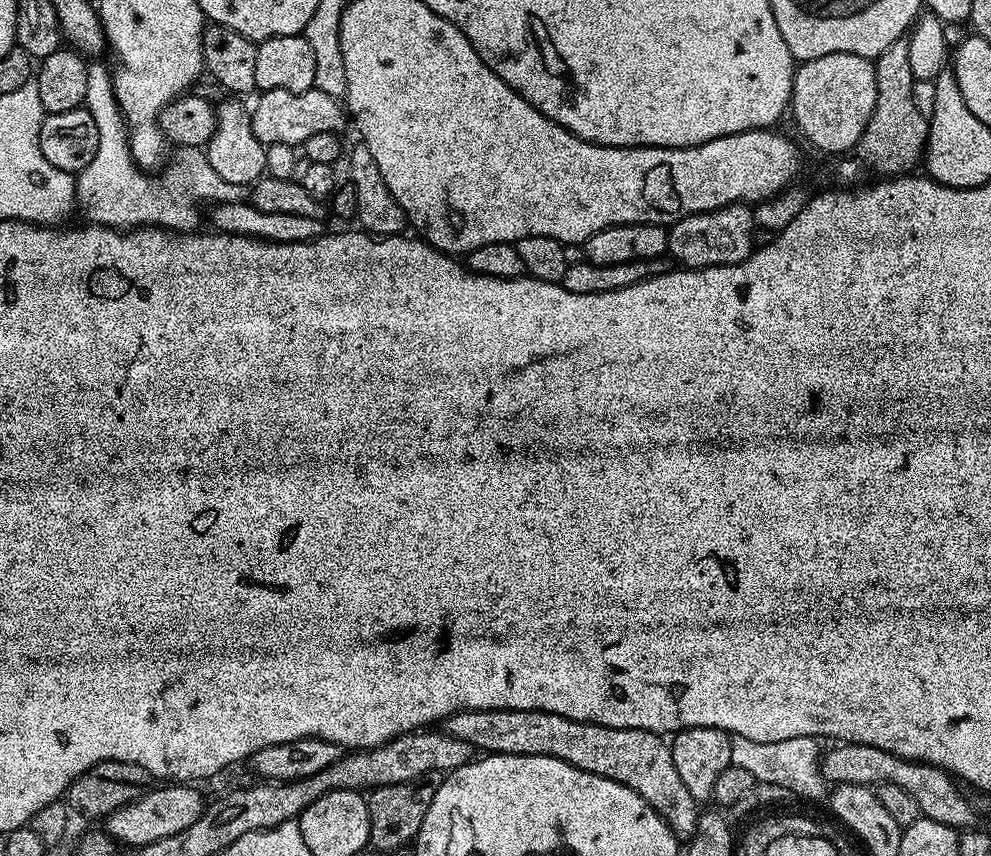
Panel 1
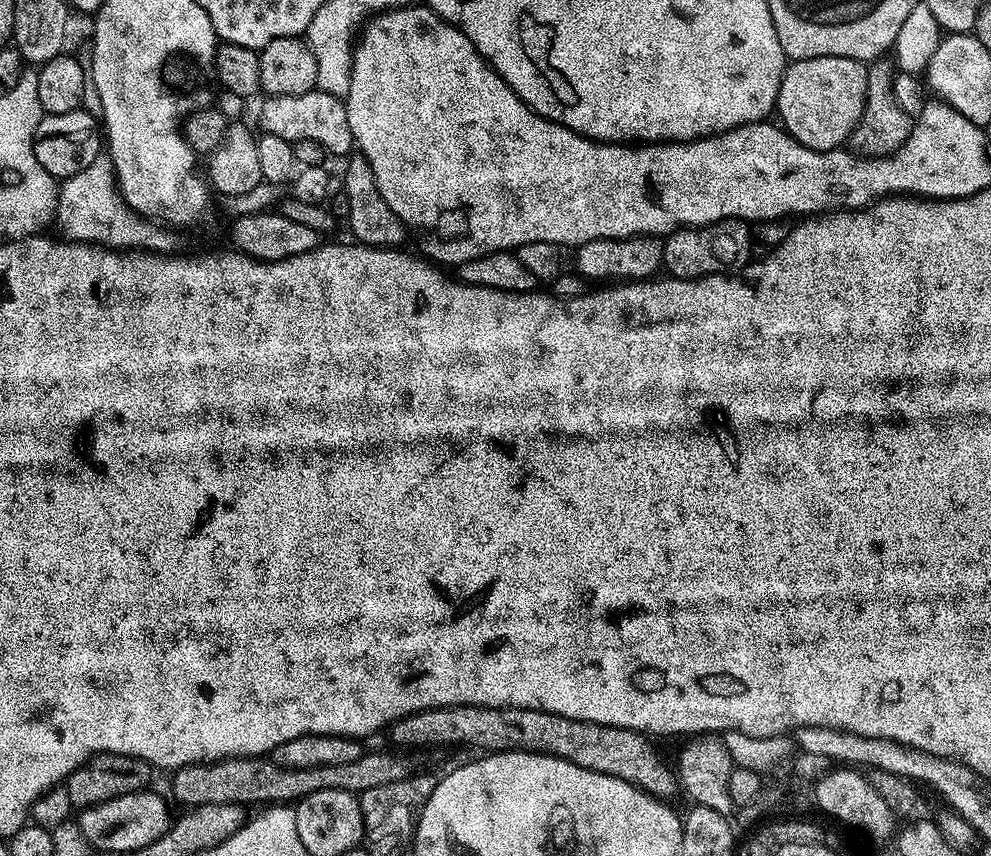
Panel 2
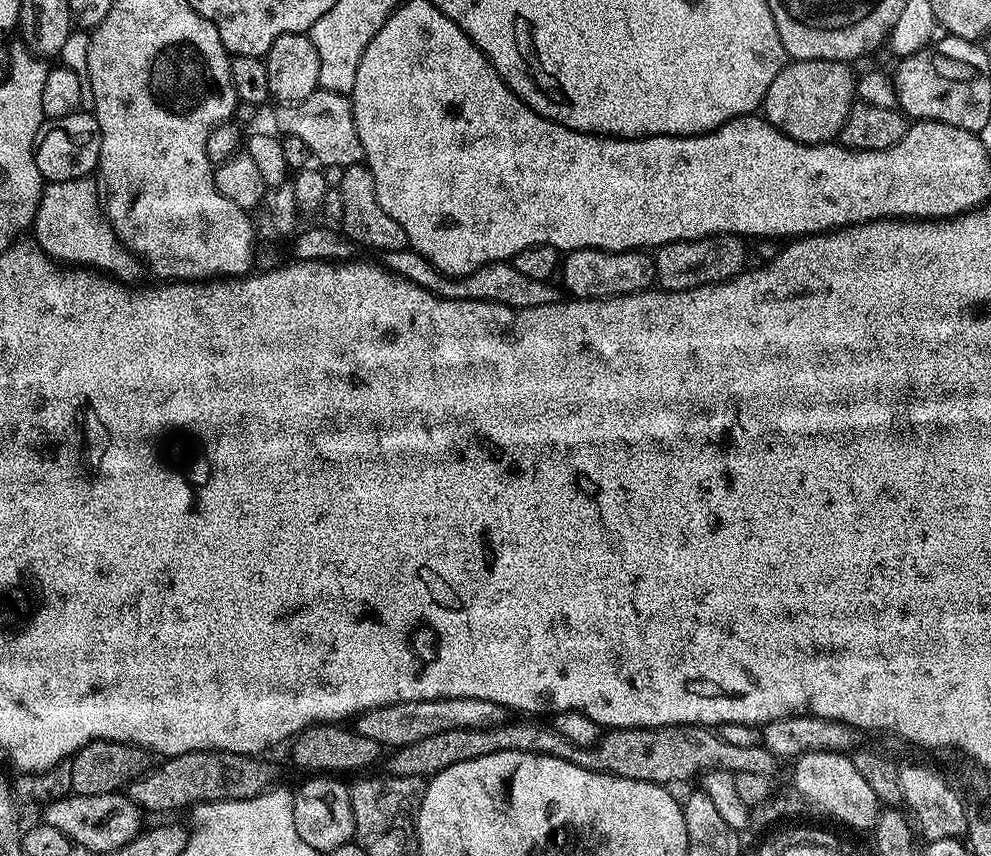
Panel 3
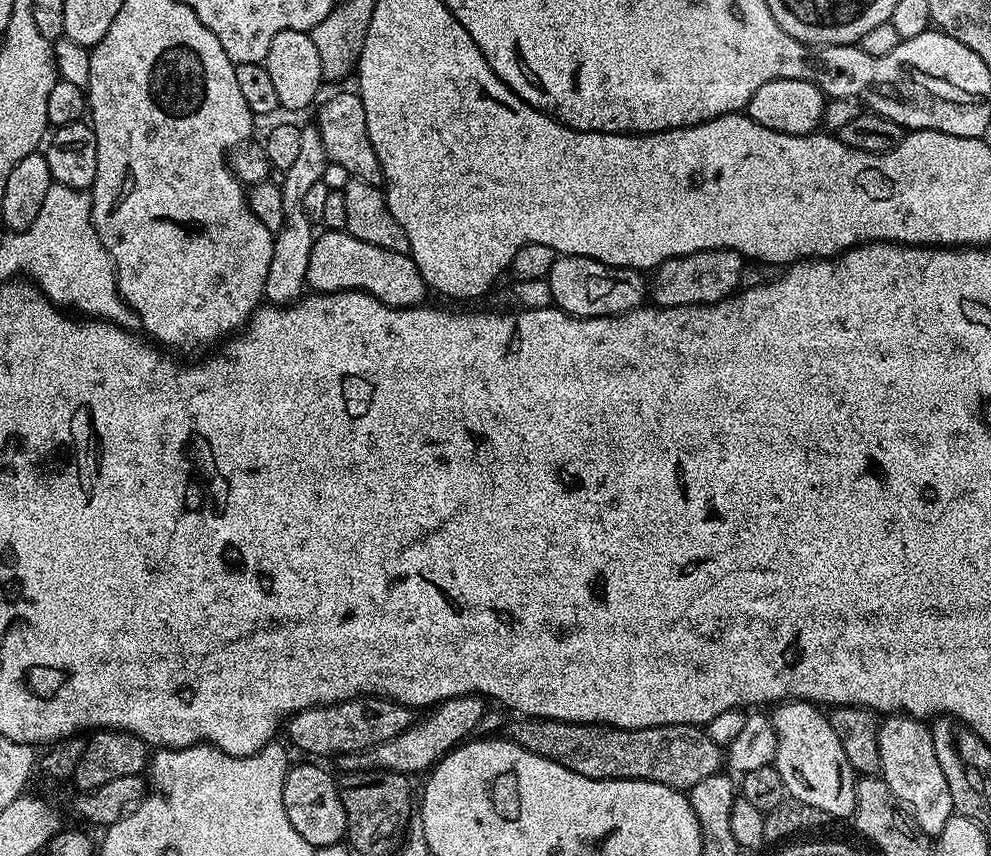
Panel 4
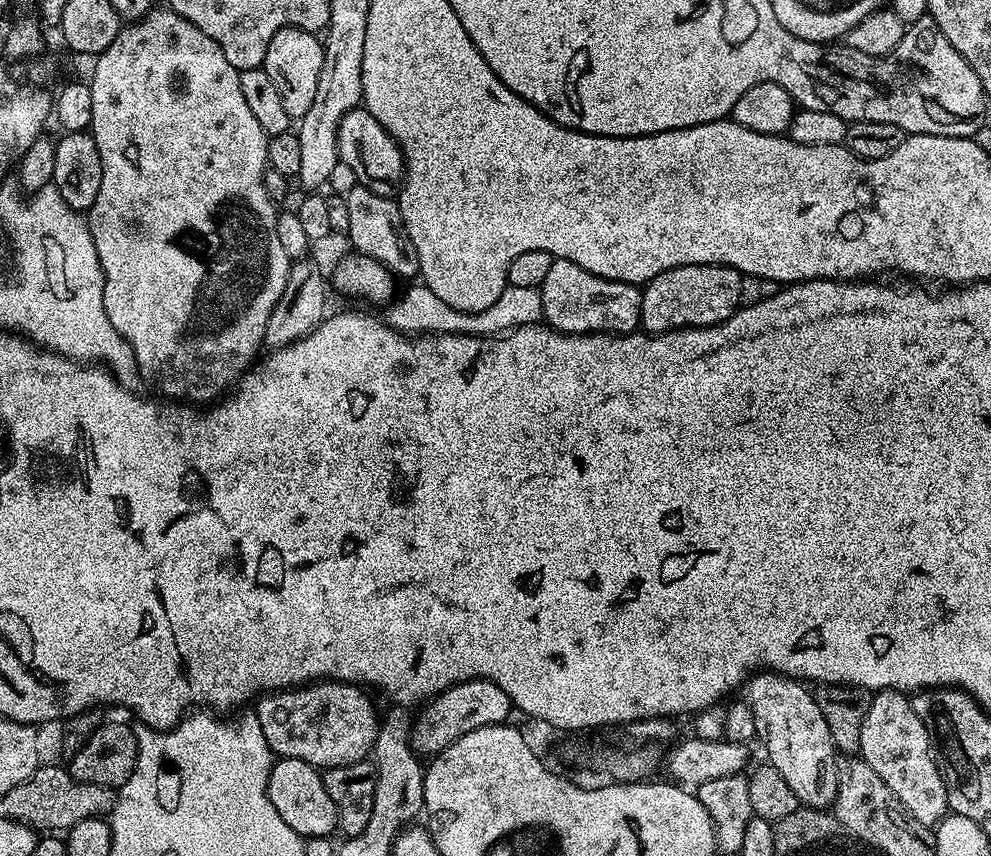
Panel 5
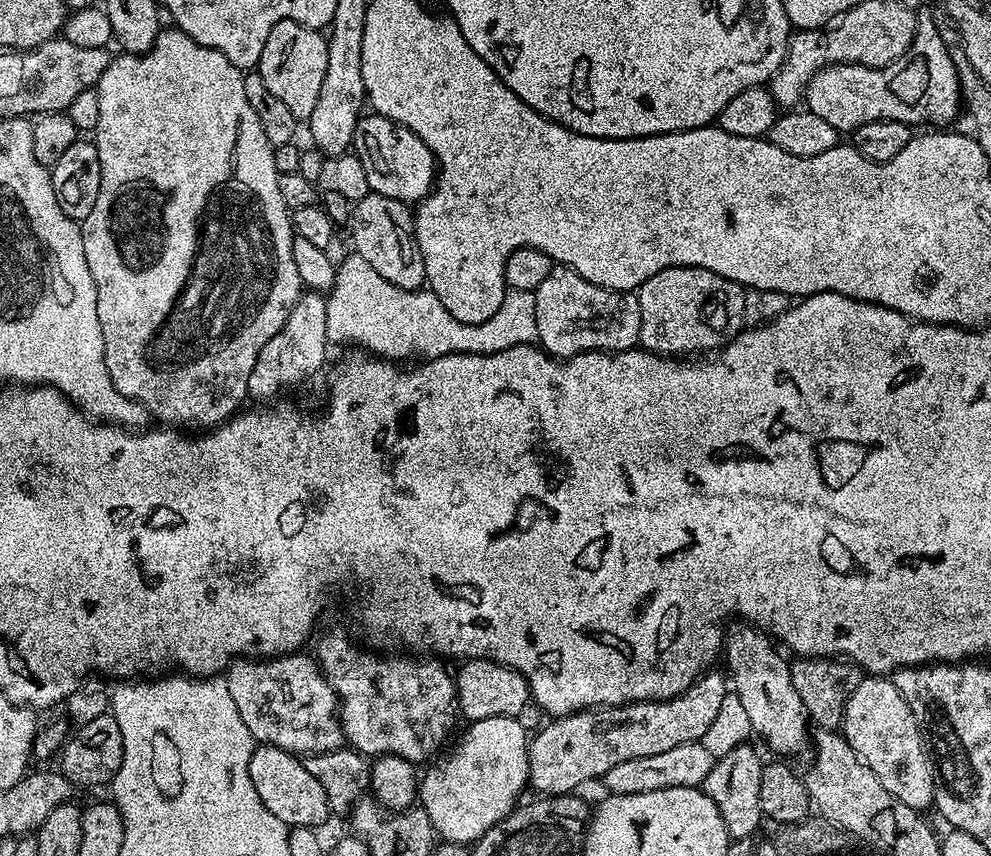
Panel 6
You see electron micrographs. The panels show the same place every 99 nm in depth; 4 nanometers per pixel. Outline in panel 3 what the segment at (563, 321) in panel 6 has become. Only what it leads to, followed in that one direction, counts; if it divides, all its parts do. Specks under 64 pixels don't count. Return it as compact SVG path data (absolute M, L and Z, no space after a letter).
M583 248L567 253L562 260L562 288L569 297L578 300L607 300L626 298L632 292L643 292L653 287L656 261L647 251L603 252L597 248Z

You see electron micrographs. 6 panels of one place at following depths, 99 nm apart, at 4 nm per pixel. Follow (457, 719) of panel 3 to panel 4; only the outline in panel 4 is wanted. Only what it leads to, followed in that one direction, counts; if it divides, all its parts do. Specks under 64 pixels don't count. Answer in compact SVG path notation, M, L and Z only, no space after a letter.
M365 694L355 696L352 700L337 700L335 704L317 704L314 708L307 708L295 712L287 717L286 729L292 739L293 749L301 748L309 752L309 757L335 757L346 752L367 752L375 744L390 742L390 738L398 738L402 730L406 730L414 723L413 709L405 704L398 704L395 700L385 700L383 696Z

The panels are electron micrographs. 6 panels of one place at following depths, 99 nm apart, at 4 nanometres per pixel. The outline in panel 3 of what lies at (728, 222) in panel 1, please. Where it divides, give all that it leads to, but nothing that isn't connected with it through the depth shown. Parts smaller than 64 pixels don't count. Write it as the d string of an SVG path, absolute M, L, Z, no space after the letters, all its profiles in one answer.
M703 236L701 240L679 240L673 244L663 244L661 248L655 249L654 259L656 261L655 283L666 292L691 292L693 290L707 289L710 284L726 284L735 276L745 271L744 259L748 252L744 249L745 241L739 236Z

